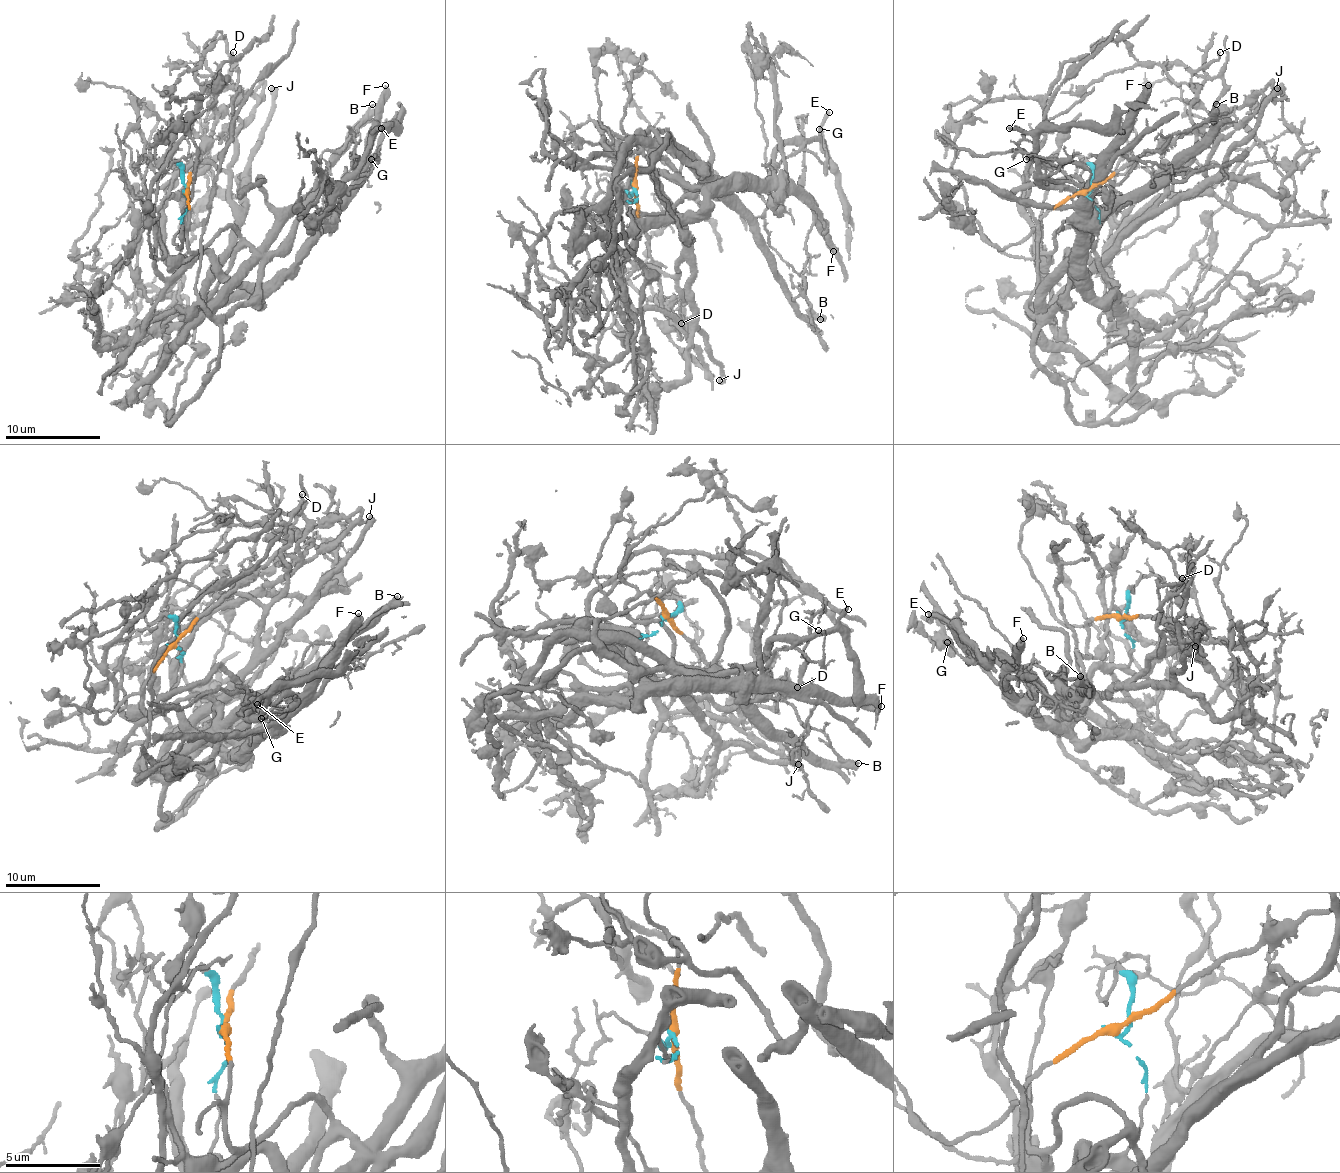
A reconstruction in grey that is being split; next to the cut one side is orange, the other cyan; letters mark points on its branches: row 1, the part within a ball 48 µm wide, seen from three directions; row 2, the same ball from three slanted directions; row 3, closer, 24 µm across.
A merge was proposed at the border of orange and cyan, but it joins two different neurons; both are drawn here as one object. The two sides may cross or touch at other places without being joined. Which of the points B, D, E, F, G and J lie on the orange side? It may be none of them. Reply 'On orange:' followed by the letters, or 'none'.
On orange: B, D, E, G, J

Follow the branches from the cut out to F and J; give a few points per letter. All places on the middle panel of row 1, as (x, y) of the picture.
F: (632, 188), (637, 197), (630, 202), (630, 181), (654, 173), (690, 188), (789, 188), (823, 226), (832, 252)
J: (632, 188), (651, 259), (640, 264), (673, 276), (690, 264), (692, 321), (720, 364), (718, 380)

